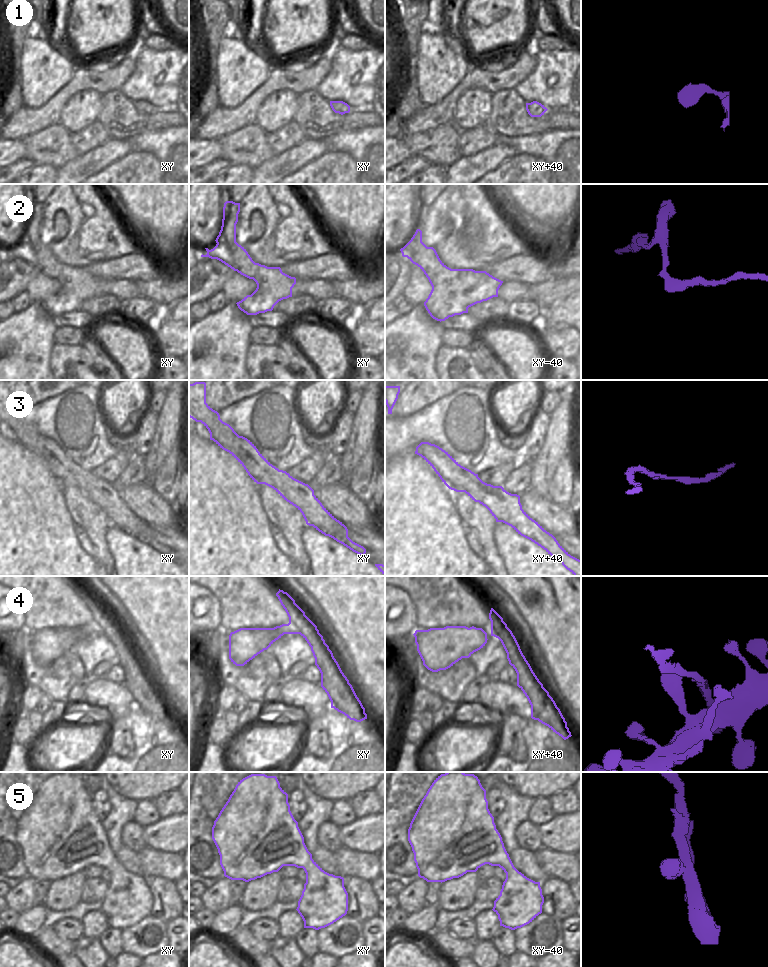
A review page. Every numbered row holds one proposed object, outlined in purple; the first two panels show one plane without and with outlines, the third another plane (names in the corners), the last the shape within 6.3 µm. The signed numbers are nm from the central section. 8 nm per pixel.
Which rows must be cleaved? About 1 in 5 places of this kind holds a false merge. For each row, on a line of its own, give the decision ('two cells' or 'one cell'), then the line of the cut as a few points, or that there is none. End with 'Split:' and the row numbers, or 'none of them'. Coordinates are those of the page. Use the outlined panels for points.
1: one cell; no cut
2: one cell; no cut
3: one cell; no cut
4: one cell; no cut
5: one cell; no cut
Split: none of them

